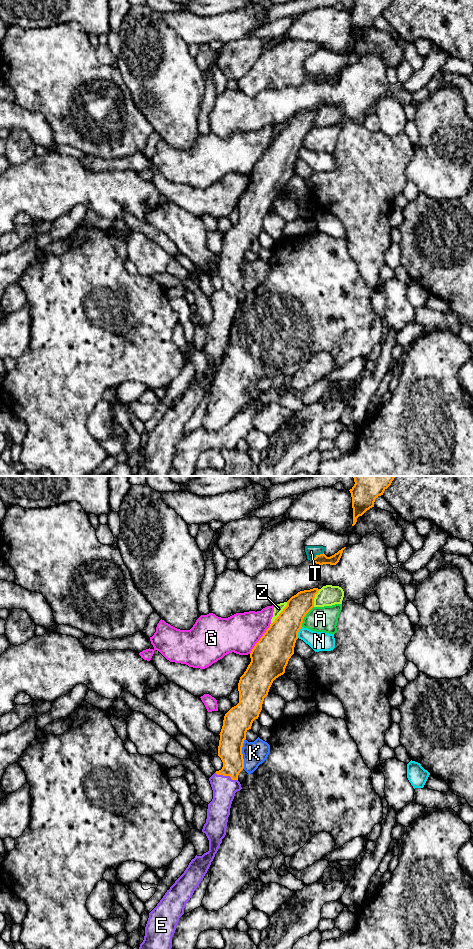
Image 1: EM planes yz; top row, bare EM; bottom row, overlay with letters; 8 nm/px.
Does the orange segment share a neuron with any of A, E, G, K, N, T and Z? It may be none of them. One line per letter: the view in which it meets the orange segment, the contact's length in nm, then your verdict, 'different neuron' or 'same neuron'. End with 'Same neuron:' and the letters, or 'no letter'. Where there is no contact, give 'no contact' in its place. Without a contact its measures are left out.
A: meets orange in yz; contact 190 nm long; different neuron
E: meets orange in yz; contact 200 nm long; same neuron
G: meets orange in yz; contact 280 nm long; different neuron
K: meets orange in yz; contact 240 nm long; different neuron
N: meets orange in yz; contact 100 nm long; different neuron
T: meets orange in yz; contact 120 nm long; different neuron
Z: meets orange in yz; contact 240 nm long; different neuron
Same neuron: E

